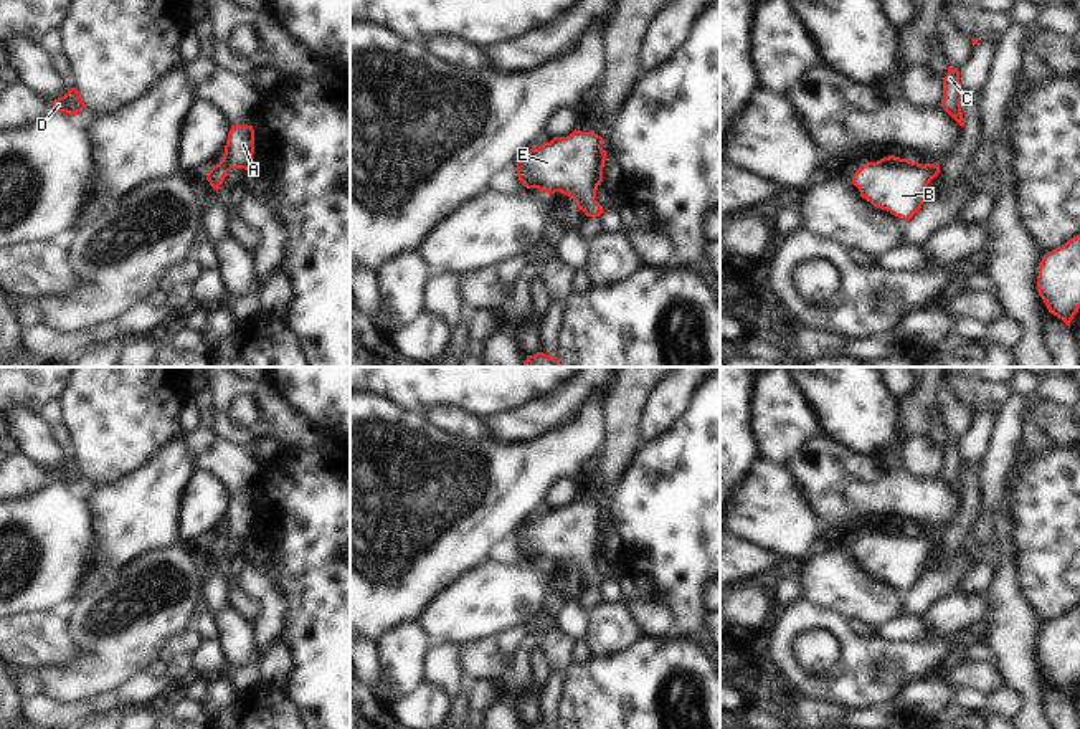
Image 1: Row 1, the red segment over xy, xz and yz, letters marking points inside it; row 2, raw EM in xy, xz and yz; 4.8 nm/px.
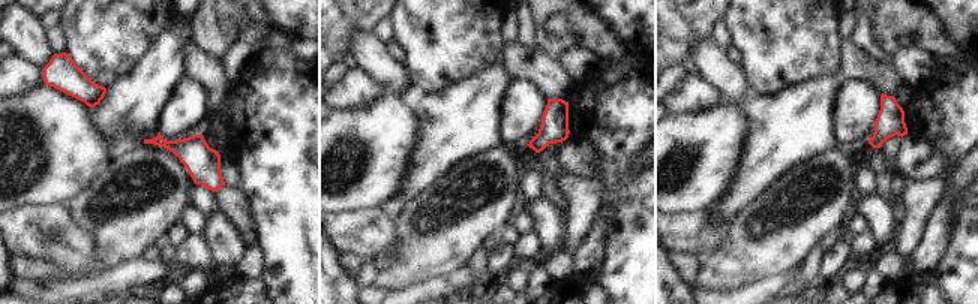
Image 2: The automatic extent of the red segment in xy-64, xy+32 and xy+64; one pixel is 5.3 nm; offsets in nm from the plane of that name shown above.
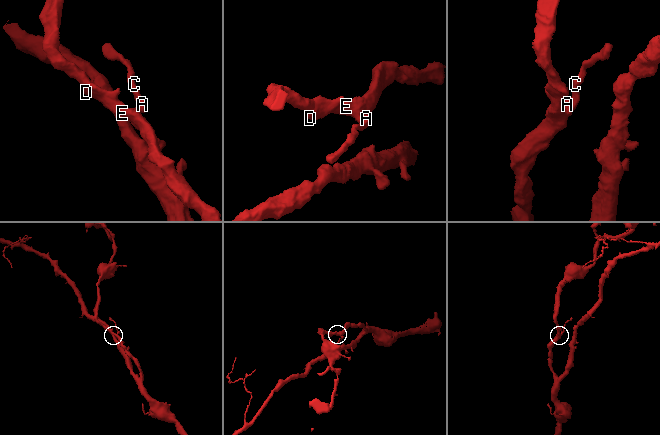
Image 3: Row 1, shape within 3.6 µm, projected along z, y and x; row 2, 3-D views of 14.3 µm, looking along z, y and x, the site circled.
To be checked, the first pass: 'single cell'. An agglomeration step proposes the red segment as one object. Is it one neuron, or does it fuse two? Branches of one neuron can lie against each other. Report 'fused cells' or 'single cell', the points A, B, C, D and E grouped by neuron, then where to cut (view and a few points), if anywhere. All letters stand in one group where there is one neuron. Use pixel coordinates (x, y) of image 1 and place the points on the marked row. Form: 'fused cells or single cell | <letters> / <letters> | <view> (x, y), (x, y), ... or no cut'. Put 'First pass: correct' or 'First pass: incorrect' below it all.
single cell | A B C D E | no cut
First pass: correct

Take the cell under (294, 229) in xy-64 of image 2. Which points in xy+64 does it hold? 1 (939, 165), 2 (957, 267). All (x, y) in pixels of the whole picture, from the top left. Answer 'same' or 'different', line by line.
1: different
2: same

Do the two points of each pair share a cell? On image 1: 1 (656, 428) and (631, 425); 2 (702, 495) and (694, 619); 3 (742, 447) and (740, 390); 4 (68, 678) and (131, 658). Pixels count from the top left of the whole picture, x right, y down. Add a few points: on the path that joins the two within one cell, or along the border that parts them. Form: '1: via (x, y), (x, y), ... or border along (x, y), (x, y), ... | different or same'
1: border along (654, 390), (644, 414), (639, 447) | different
2: via (694, 526), (694, 587) | same
3: via (738, 433), (738, 404) | same
4: via (83, 678), (106, 678), (116, 668) | same

